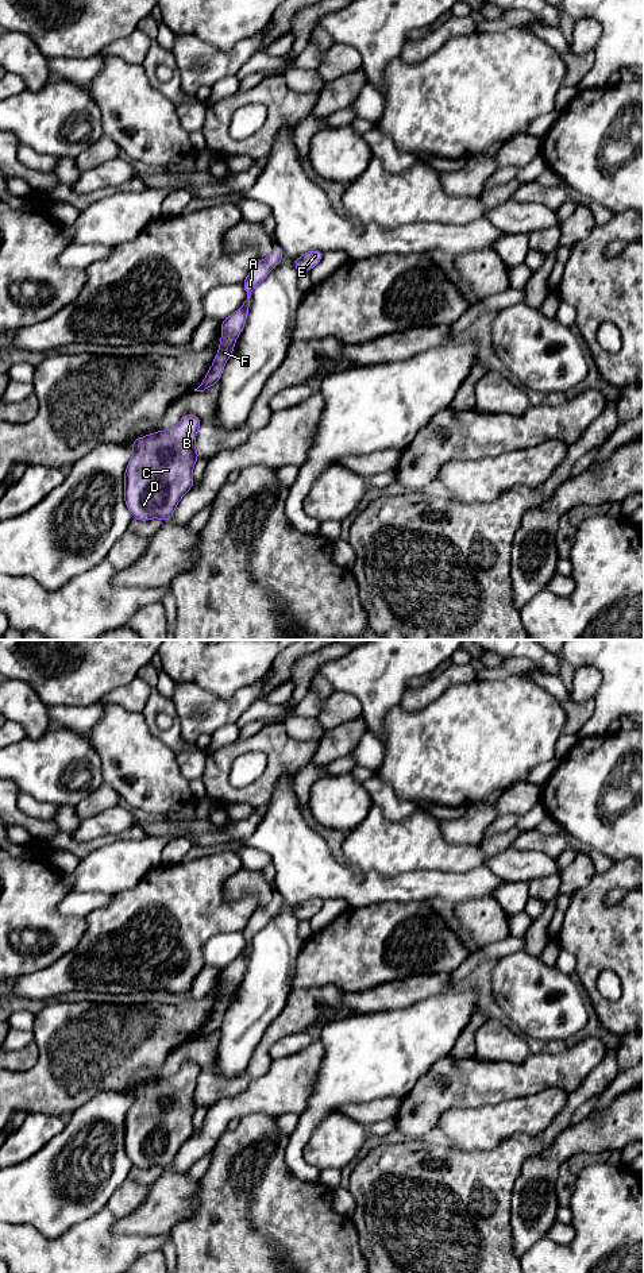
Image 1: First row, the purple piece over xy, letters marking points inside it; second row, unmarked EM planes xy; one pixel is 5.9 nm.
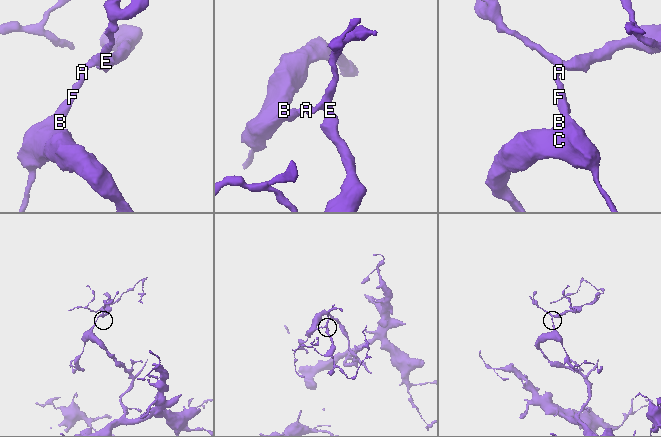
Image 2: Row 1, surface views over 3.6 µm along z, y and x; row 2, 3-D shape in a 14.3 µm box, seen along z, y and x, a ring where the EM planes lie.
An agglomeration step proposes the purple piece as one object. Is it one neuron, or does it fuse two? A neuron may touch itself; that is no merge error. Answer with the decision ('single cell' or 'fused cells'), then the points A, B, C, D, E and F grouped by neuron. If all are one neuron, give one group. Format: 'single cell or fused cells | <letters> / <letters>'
single cell | A B C D E F

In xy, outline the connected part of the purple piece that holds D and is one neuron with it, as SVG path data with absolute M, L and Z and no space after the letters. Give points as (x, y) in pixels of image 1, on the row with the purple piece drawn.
M185 414L170 429L149 433L131 441L134 455L124 471L124 502L135 520L161 518L170 521L181 498L192 489L193 467L200 454L194 450L200 417Z

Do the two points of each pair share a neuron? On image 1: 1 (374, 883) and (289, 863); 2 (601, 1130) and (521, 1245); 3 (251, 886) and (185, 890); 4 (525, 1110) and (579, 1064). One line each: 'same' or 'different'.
1: same
2: same
3: different
4: different

